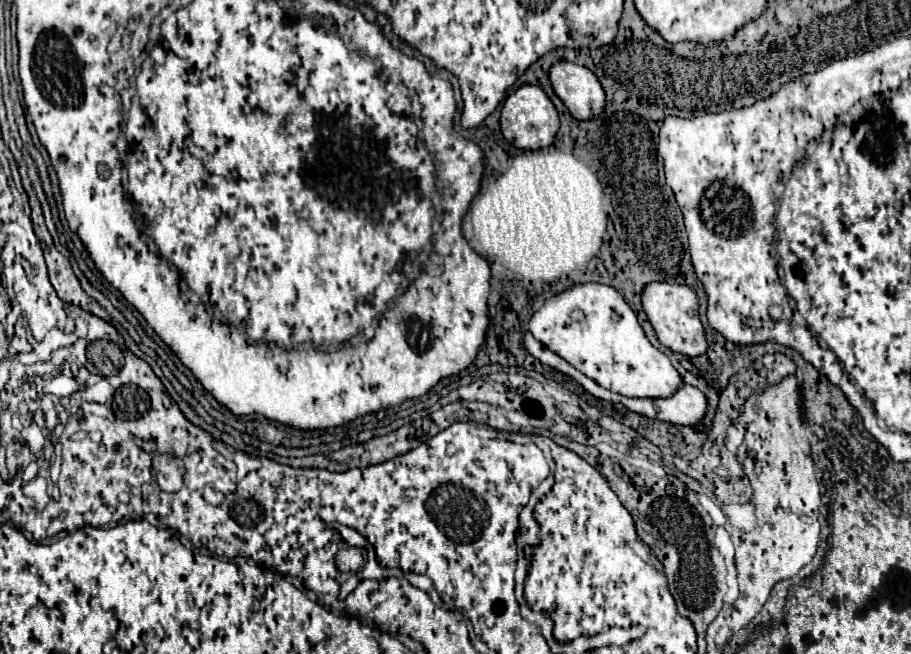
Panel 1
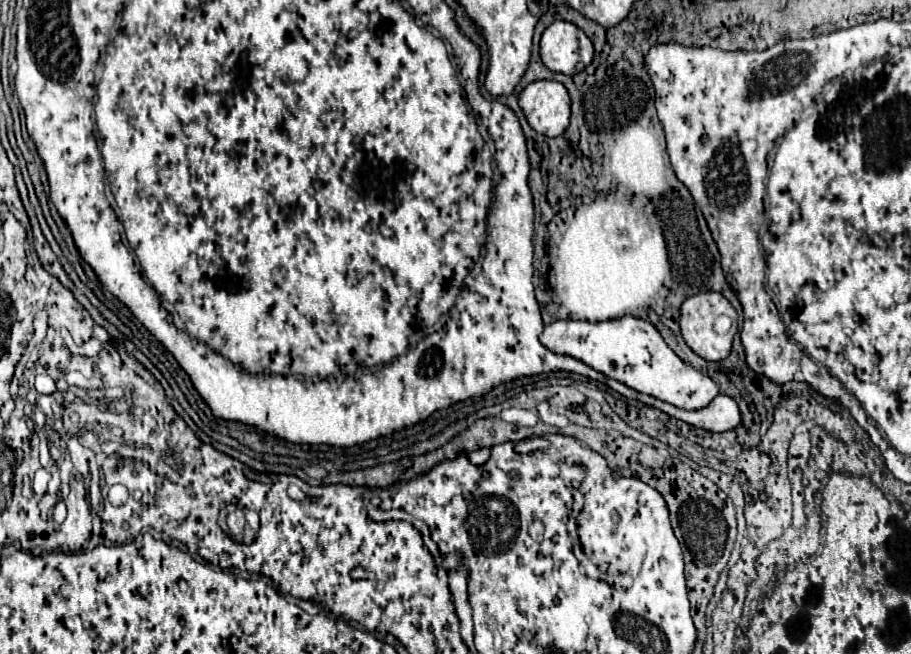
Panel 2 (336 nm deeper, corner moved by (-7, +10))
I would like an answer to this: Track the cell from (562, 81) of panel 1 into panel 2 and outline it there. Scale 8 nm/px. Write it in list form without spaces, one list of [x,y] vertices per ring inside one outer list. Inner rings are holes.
[[[557,20],[541,36],[541,60],[549,70],[573,76],[593,62],[593,44],[575,24]]]

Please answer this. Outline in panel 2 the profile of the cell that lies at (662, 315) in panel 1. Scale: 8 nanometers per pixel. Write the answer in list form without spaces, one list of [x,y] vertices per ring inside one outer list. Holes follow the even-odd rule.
[[[709,290],[709,292],[693,294],[683,300],[679,326],[681,326],[683,340],[697,356],[717,362],[717,360],[727,358],[731,352],[731,342],[737,332],[737,314],[731,302],[723,294]]]

